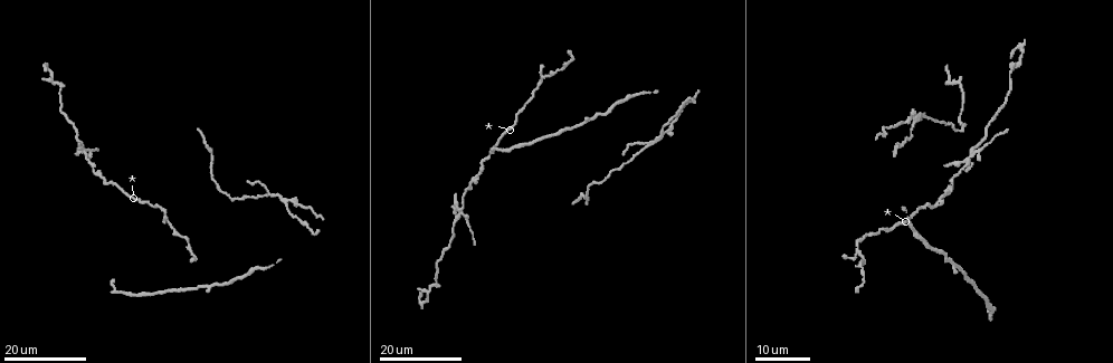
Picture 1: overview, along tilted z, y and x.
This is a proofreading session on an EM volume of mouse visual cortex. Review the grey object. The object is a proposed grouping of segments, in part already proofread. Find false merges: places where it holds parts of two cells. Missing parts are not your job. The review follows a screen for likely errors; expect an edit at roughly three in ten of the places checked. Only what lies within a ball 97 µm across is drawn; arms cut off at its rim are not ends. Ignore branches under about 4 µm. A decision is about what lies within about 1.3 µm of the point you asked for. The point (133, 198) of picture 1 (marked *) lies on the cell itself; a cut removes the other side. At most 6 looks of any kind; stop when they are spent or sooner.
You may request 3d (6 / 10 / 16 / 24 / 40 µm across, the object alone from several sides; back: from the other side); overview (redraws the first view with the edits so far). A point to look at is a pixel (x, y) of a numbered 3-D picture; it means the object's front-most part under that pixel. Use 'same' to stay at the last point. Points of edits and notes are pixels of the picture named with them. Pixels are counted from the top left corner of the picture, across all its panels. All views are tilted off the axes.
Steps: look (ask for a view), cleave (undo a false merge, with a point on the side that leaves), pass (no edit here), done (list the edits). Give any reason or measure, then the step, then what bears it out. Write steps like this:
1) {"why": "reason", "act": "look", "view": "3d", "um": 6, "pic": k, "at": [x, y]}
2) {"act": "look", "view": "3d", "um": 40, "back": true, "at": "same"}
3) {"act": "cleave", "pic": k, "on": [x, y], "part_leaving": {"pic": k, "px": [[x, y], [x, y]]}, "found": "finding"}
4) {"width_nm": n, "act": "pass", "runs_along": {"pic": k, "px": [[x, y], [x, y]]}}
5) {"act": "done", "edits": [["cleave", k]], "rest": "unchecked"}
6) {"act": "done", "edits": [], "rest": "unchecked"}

{"why": "three-way junction", "act": "look", "view": "3d", "um": 24, "pic": 1, "at": [863, 267]}

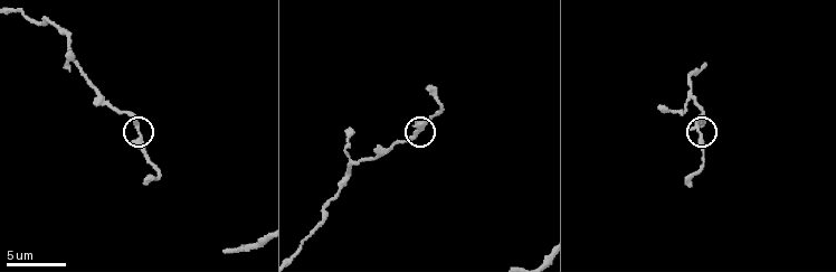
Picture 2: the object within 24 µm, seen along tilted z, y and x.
{"act": "look", "view": "3d", "um": 6, "pic": 2, "at": [141, 133]}

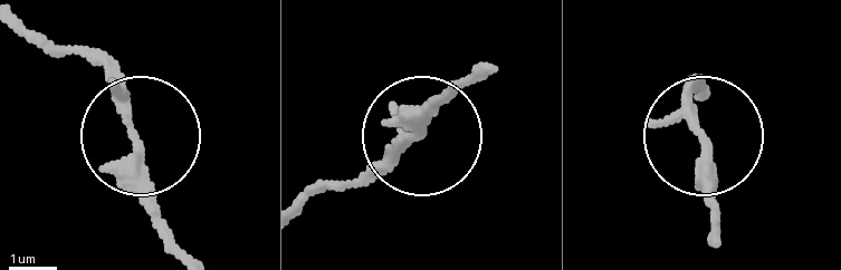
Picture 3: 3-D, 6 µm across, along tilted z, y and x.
{"width_nm": 200, "act": "pass", "runs_along": {"pic": 3, "px": [[309, 201], [390, 157], [446, 86]]}, "found": "one cell here"}

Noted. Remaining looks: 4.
{"why": "calibre changes", "act": "look", "view": "3d", "um": 24, "pic": 1, "at": [961, 84]}

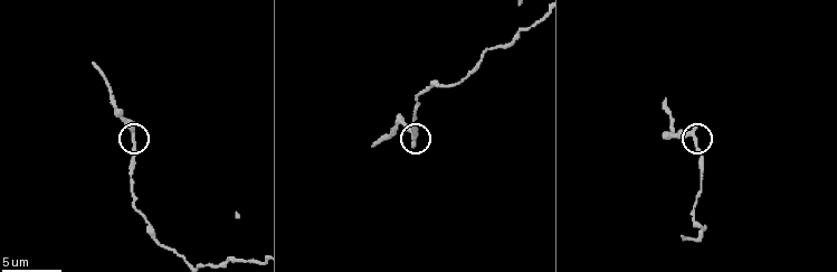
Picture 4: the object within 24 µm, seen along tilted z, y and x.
{"why": "closer look", "act": "look", "view": "3d", "um": 6, "pic": 4, "at": [695, 139]}

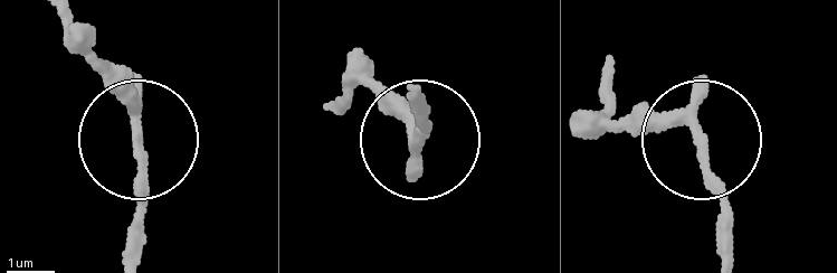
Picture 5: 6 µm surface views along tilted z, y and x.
{"width_nm": 210, "act": "cleave", "pic": 5, "on": [94, 53], "part_leaving": {"pic": 5, "px": [[668, 112], [611, 115], [611, 66]]}, "found": "a second cell is stuck on"}

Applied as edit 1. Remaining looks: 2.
{"act": "done", "edits": [["cleave", 5]], "rest": "unchecked"}

